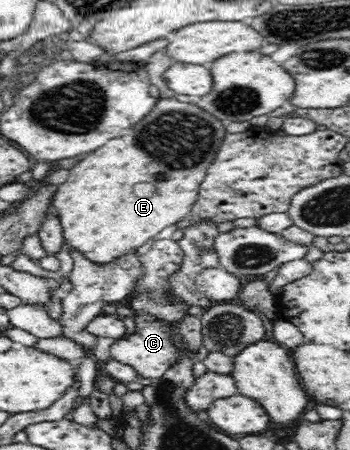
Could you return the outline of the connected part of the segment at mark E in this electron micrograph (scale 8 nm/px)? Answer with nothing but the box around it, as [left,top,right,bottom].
[49,97,227,264]

